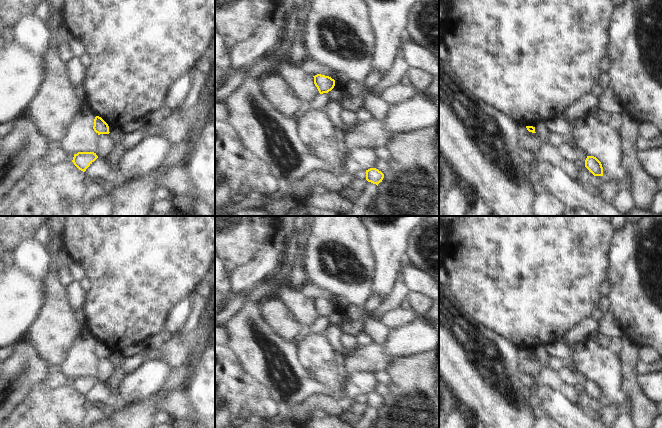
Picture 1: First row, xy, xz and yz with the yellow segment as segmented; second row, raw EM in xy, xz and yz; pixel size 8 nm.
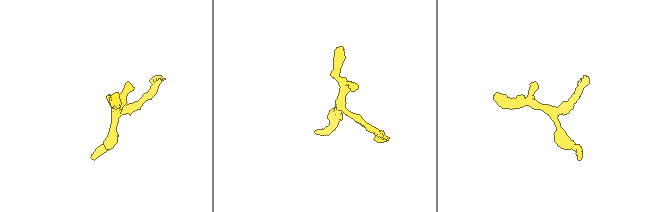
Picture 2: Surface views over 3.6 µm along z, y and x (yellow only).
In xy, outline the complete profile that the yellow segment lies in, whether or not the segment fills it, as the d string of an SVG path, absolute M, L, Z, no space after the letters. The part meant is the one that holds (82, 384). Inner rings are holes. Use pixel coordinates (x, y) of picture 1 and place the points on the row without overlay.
M78 376L74 378L72 386L81 395L86 393L98 382L94 376Z

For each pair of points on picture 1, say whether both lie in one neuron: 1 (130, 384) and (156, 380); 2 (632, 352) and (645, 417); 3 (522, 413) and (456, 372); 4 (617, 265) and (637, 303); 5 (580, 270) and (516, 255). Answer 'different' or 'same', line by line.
1: same
2: same
3: same
4: same
5: same

